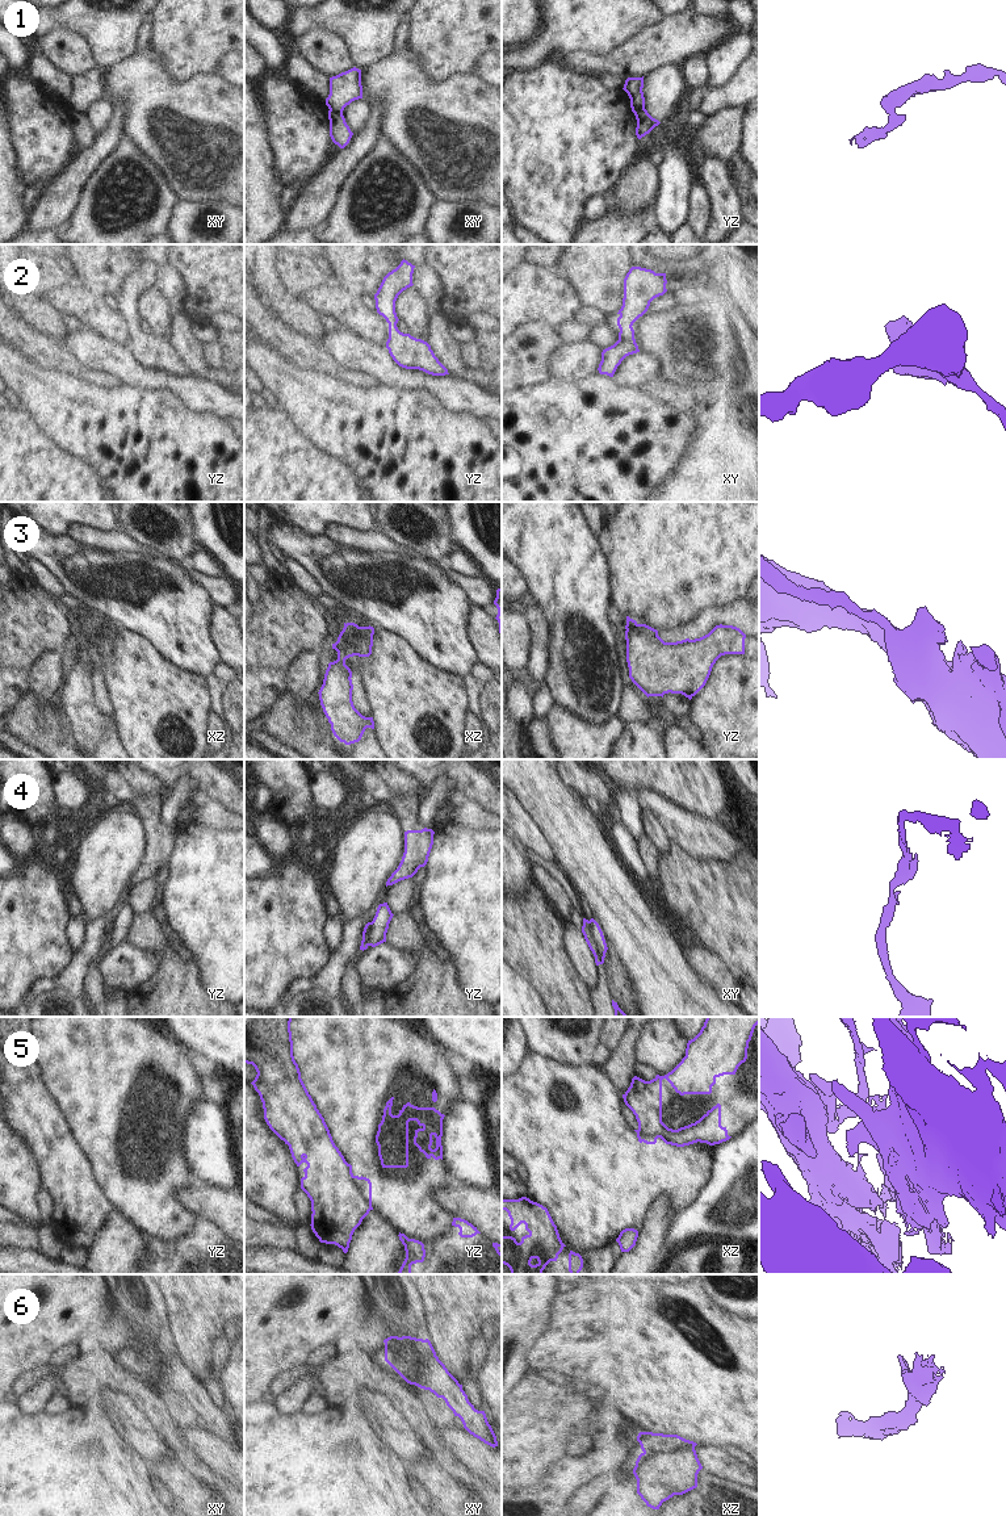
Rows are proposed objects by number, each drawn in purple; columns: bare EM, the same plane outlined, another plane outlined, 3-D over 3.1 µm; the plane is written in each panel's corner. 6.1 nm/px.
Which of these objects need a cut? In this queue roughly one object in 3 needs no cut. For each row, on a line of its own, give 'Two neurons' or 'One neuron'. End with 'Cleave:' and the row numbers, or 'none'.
1: Two neurons
2: One neuron
3: Two neurons
4: Two neurons
5: Two neurons
6: Two neurons
Cleave: 1, 3, 4, 5, 6.

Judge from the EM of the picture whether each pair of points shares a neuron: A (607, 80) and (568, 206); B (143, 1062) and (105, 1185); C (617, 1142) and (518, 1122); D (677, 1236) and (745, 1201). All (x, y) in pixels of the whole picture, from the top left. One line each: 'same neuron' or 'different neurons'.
A: different neurons
B: same neuron
C: same neuron
D: same neuron

